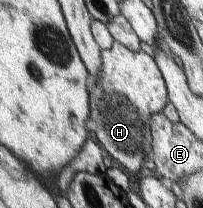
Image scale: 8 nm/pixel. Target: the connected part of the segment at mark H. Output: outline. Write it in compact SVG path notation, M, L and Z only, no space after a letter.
M115 41L109 49L101 52L102 74L98 79L91 79L89 88L89 107L91 110L92 122L88 122L87 130L102 150L122 164L122 168L128 170L128 174L136 174L144 166L144 160L152 154L151 130L149 120L151 114L162 113L164 107L169 103L167 86L162 73L156 64L155 58L145 51L131 51L127 46Z

